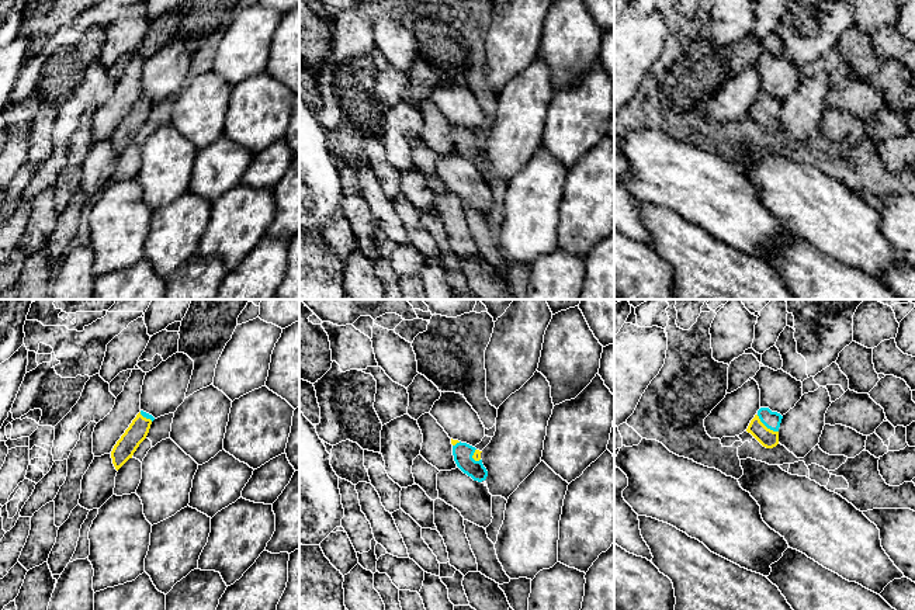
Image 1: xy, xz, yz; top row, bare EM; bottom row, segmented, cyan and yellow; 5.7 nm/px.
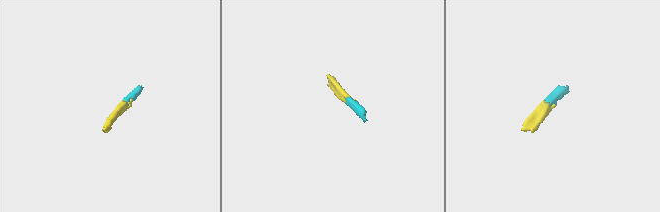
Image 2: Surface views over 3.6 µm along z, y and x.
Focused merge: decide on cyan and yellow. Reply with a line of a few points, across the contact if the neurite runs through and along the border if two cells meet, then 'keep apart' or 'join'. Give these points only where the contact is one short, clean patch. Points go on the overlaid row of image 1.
yz (772, 420), (766, 426), (769, 439) | join

